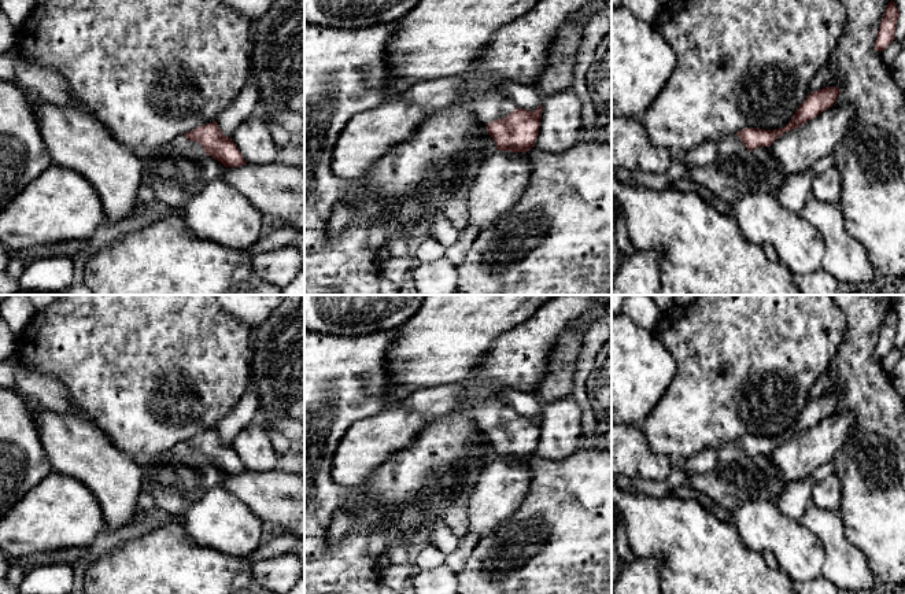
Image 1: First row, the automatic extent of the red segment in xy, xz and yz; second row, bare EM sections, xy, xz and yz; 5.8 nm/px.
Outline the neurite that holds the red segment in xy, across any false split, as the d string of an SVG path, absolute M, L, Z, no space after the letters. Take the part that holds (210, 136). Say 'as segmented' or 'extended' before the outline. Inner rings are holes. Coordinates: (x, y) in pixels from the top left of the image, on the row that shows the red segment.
extended | M215 121L178 136L170 145L195 154L206 152L225 167L247 163L232 137L225 136Z

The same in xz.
extended | M487 93L469 103L495 140L496 150L525 152L535 147L539 136L543 106L529 111L520 108L502 93Z

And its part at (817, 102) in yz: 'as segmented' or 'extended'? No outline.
extended

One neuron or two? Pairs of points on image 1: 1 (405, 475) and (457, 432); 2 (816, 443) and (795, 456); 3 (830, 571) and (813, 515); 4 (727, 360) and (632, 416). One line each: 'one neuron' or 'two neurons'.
1: one neuron
2: one neuron
3: one neuron
4: two neurons

